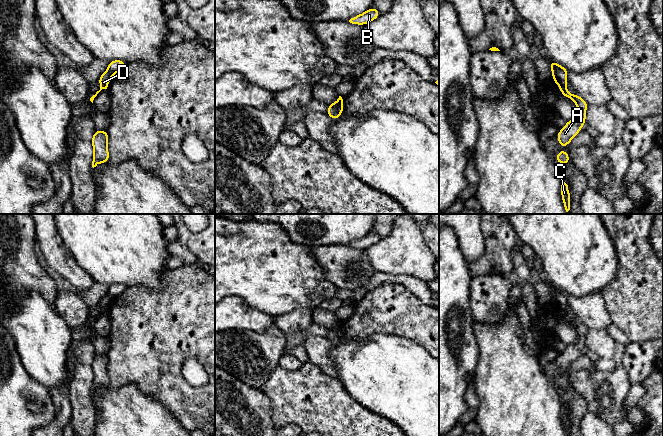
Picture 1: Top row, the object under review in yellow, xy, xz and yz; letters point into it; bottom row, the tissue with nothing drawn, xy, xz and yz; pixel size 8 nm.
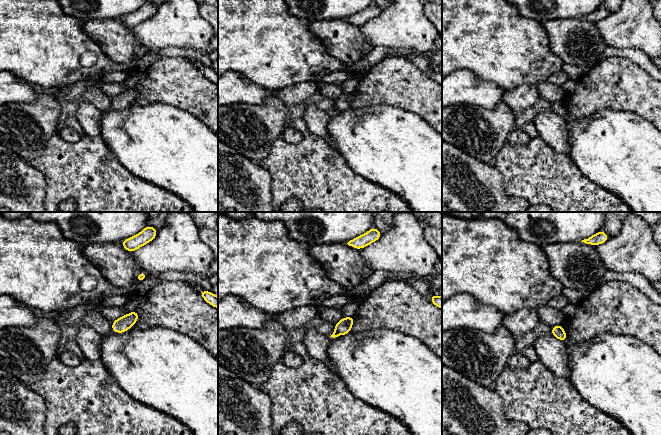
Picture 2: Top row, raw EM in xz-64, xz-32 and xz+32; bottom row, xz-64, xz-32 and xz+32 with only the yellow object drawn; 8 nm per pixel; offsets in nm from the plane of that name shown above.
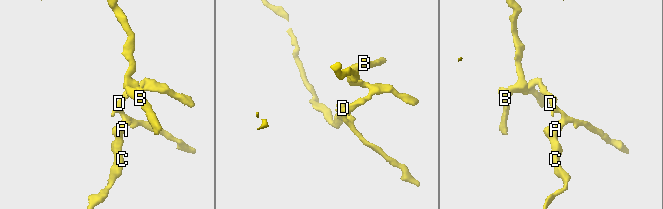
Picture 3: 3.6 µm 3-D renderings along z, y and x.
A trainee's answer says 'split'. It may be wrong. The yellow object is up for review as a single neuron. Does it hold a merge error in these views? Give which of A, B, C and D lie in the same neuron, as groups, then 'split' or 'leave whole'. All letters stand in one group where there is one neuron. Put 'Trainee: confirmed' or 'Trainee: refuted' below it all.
groups A C D / B; split
Trainee: confirmed

